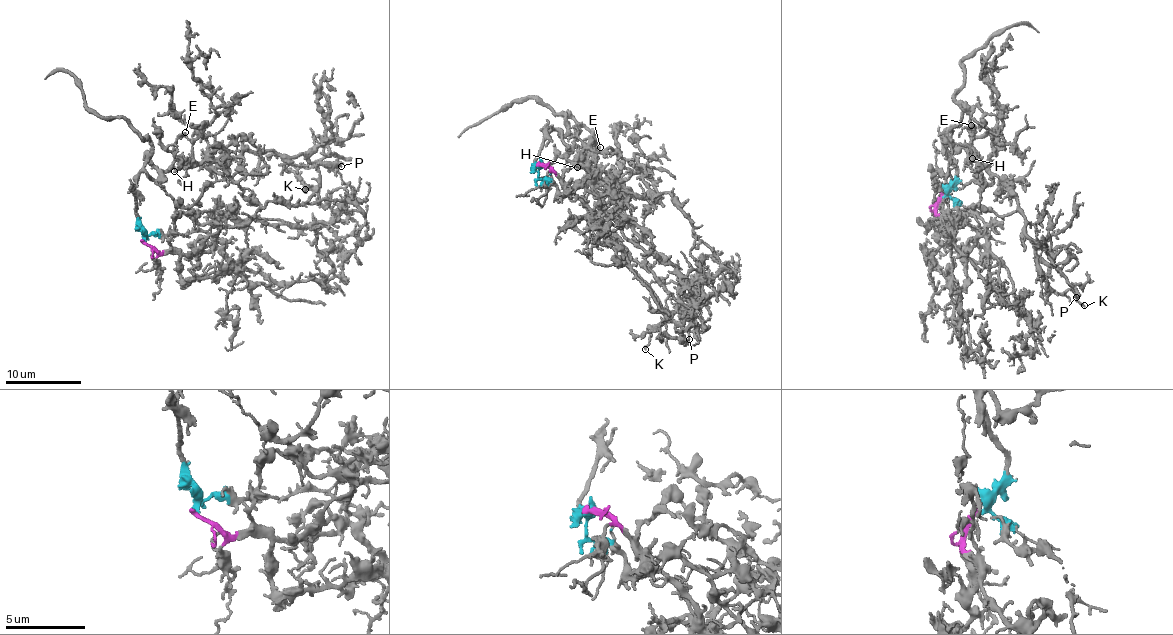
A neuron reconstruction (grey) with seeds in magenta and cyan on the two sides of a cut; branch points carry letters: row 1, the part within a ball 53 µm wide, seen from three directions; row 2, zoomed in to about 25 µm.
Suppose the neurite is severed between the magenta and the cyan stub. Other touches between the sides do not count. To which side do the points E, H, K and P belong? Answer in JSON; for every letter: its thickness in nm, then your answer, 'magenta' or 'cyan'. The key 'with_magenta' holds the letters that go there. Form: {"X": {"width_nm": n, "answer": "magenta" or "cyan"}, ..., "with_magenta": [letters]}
{"E": {"width_nm": 200, "answer": "cyan"}, "H": {"width_nm": 150, "answer": "cyan"}, "K": {"width_nm": 130, "answer": "cyan"}, "P": {"width_nm": 110, "answer": "cyan"}, "with_magenta": []}

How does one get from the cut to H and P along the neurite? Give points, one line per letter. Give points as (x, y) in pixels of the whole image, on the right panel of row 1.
H: (942, 196), (955, 178), (956, 171), (944, 141), (945, 129), (954, 146), (972, 149), (973, 159)
P: (942, 196), (955, 178), (948, 129), (952, 145), (975, 148), (1005, 183), (1040, 259), (1058, 268), (1077, 298)

